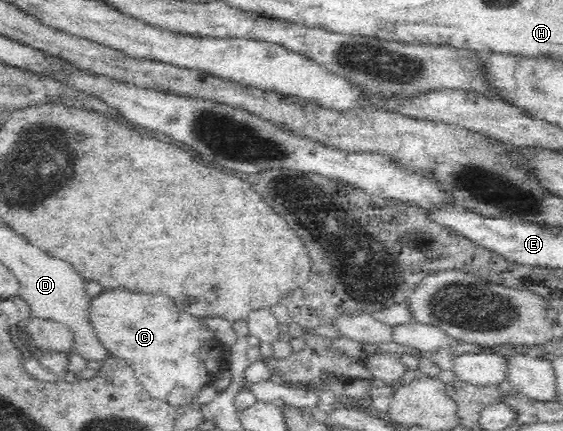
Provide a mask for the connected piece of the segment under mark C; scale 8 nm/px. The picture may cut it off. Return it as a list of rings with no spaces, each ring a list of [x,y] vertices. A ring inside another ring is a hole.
[[[107,291],[95,296],[90,301],[90,320],[99,340],[115,357],[125,359],[134,369],[138,380],[156,400],[167,402],[179,409],[181,405],[189,405],[197,401],[197,393],[207,383],[212,383],[213,375],[223,369],[229,369],[230,352],[215,337],[215,333],[194,314],[185,313],[167,295],[145,295],[145,293],[129,293],[129,291]]]

